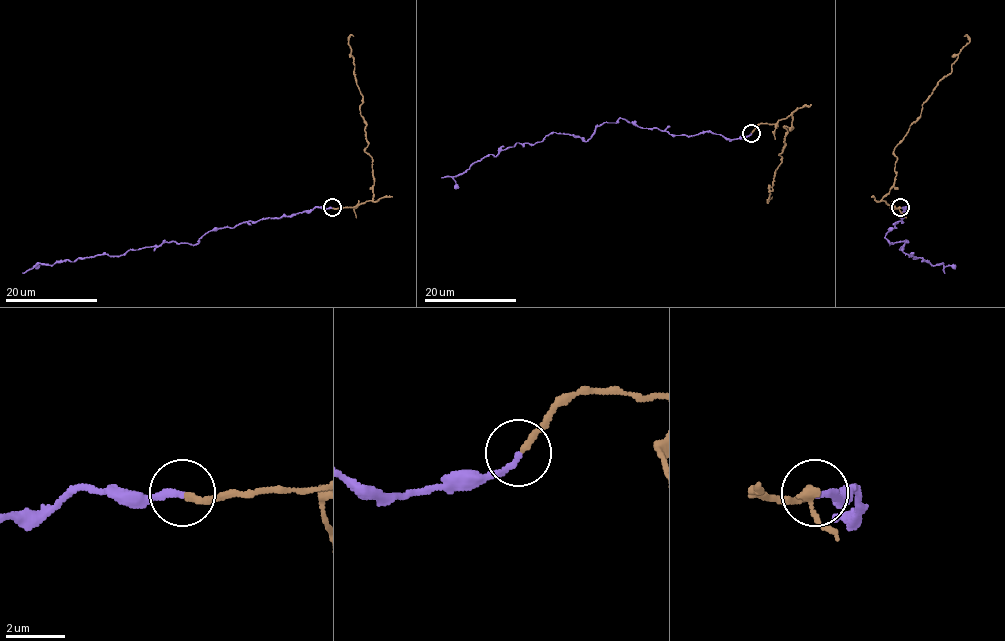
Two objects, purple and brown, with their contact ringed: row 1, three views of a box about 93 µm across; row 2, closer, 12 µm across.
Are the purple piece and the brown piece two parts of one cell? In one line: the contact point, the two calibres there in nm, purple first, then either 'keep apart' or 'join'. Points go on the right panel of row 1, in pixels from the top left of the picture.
(900, 207) | 200/200 nm | keep apart

